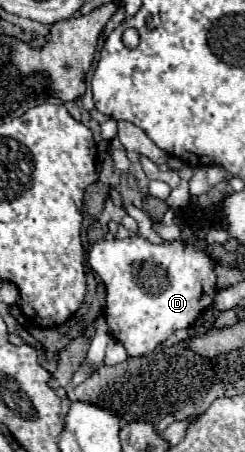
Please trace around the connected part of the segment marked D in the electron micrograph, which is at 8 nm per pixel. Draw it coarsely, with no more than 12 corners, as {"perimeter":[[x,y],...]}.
{"perimeter":[[102,239],[88,253],[104,317],[146,355],[208,309],[214,261],[180,239]]}

